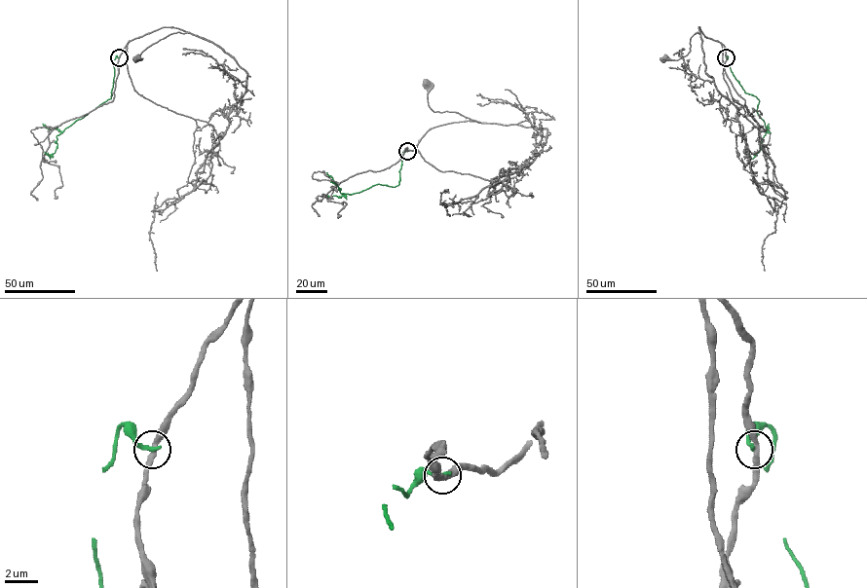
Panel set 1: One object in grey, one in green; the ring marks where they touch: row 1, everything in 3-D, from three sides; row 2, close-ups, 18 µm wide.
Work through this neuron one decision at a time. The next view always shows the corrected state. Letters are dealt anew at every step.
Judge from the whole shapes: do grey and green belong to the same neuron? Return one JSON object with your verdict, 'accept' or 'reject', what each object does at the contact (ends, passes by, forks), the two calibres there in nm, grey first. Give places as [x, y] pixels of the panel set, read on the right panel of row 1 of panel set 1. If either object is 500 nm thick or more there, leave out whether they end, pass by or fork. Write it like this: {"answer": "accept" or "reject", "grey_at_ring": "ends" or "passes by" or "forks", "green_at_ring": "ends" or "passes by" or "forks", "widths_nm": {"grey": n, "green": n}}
{"answer": "reject", "grey_at_ring": "passes by", "green_at_ring": "ends", "widths_nm": {"grey": 320, "green": 280}}

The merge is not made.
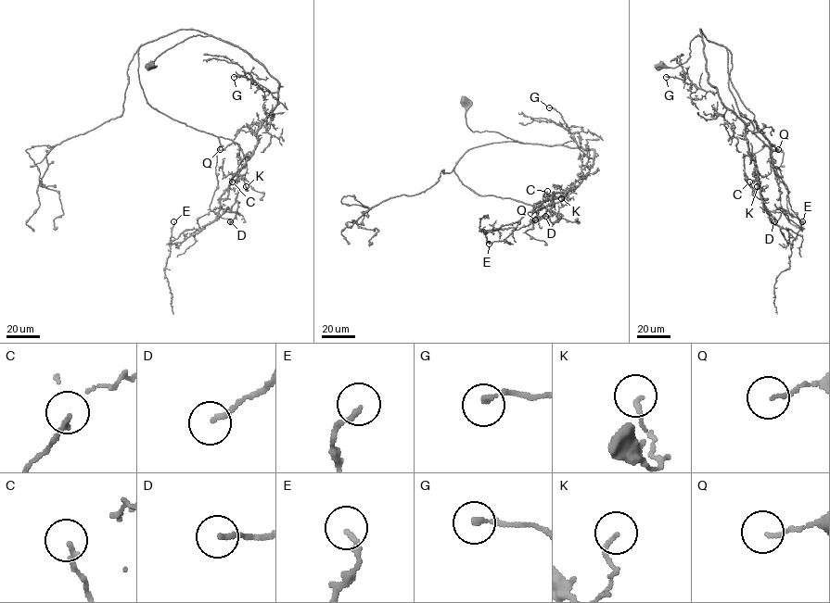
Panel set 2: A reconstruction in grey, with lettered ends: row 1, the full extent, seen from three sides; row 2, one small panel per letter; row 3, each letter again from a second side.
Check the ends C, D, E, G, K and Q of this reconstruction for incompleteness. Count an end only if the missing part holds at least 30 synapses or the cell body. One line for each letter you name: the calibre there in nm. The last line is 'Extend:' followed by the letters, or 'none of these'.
Extend: none of these

